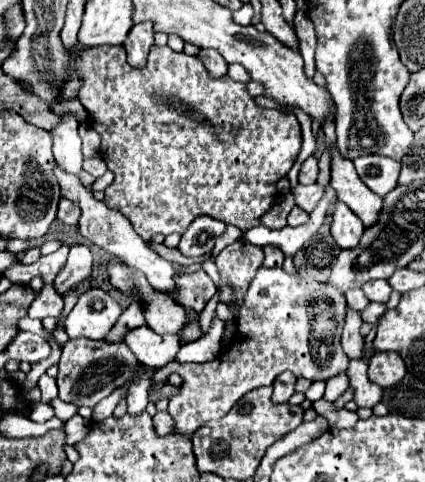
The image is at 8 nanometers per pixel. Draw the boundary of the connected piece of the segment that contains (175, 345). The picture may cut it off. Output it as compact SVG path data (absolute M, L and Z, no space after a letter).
M140 326L128 332L126 340L128 348L134 352L136 360L146 368L164 368L172 362L180 350L180 336L178 334L156 334L148 326Z

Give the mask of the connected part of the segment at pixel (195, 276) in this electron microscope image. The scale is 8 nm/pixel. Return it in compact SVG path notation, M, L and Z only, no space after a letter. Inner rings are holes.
M204 270L176 276L176 282L180 284L180 292L176 294L178 304L198 314L204 310L208 300L216 294L216 284L210 280L210 276Z

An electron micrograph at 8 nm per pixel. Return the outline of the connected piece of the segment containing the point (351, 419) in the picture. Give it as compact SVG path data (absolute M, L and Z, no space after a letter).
M340 408L336 410L334 414L326 416L328 424L334 426L334 428L352 428L356 422L358 422L358 414L356 412L350 412L346 408Z

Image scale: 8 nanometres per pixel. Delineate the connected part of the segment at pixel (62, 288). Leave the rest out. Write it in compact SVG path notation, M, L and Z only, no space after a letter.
M86 246L70 248L68 260L54 280L54 290L64 296L66 292L76 290L92 274L92 252Z

